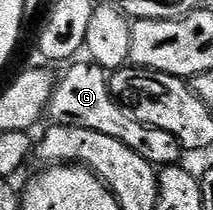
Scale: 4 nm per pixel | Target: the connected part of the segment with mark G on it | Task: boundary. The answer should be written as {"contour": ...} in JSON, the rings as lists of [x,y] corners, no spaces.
{"contour":[[[75,62],[64,76],[58,77],[55,92],[47,106],[46,115],[51,124],[61,126],[81,126],[85,130],[97,130],[97,134],[109,134],[109,138],[117,138],[117,142],[125,142],[129,150],[134,150],[145,158],[145,162],[162,170],[178,165],[185,151],[181,142],[168,130],[151,128],[142,124],[131,111],[121,105],[110,90],[109,76],[104,69],[90,62]]]}

